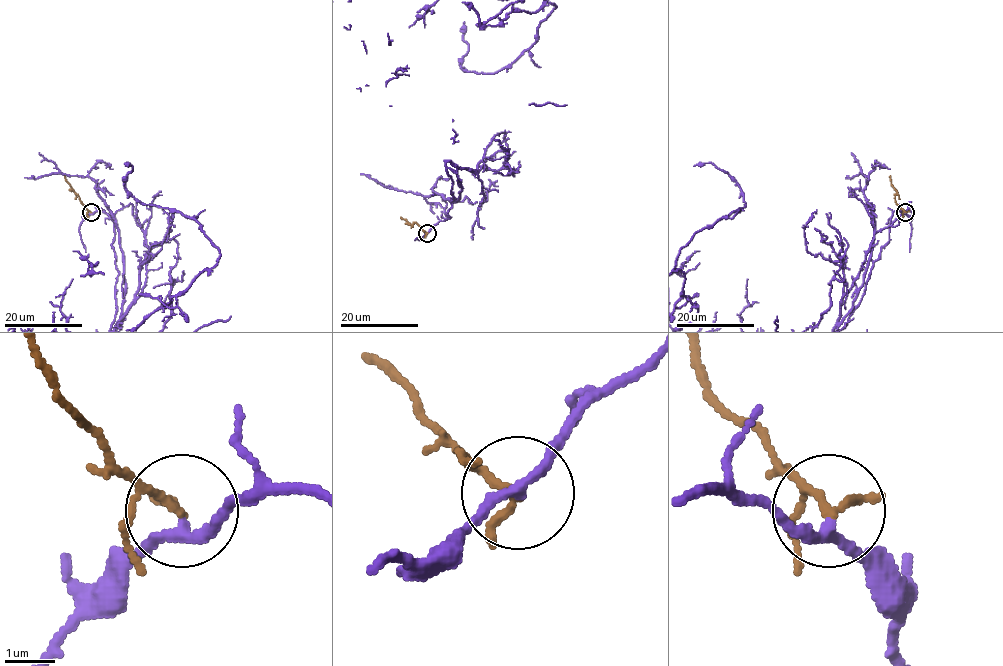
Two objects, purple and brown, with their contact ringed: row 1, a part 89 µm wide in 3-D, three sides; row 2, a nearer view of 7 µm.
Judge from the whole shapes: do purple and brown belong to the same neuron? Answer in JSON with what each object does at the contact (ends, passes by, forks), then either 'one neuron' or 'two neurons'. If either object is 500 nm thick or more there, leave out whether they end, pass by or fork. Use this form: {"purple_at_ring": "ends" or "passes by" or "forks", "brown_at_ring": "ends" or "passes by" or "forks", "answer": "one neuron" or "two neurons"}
{"purple_at_ring": "passes by", "brown_at_ring": "passes by", "answer": "two neurons"}

